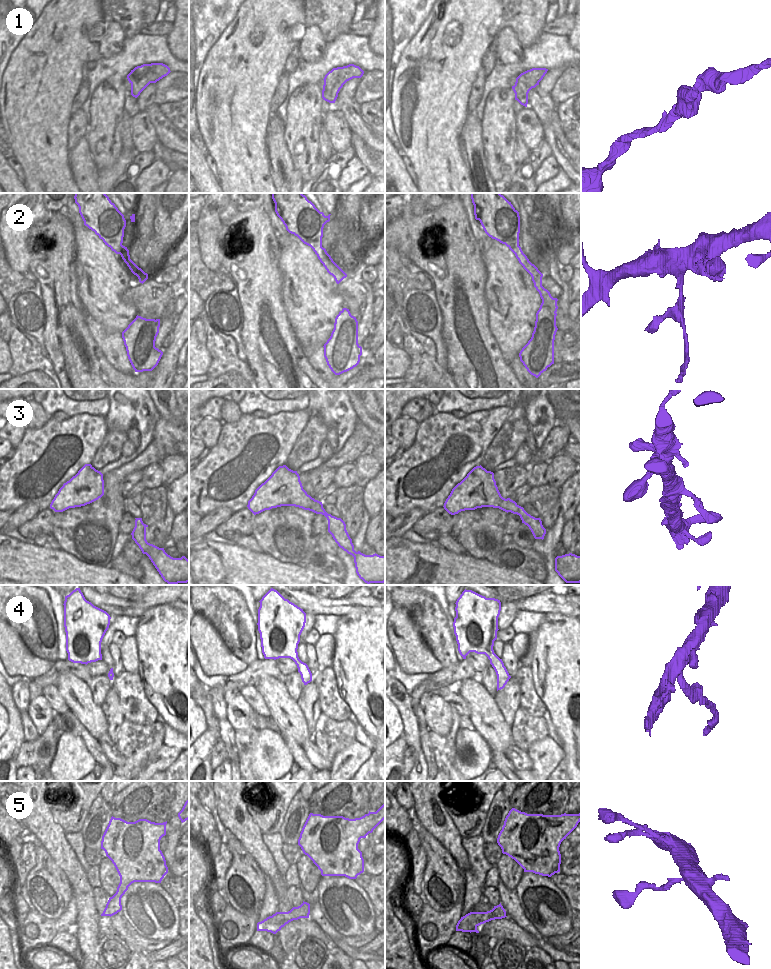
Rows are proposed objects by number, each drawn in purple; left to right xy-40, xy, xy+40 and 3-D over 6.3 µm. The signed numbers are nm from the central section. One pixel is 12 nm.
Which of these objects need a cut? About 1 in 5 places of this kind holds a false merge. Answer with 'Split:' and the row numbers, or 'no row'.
Split: 2, 4

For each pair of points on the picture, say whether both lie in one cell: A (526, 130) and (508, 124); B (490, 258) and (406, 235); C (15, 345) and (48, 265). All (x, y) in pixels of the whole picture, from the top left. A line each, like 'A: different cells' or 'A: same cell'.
A: different cells
B: different cells
C: different cells

